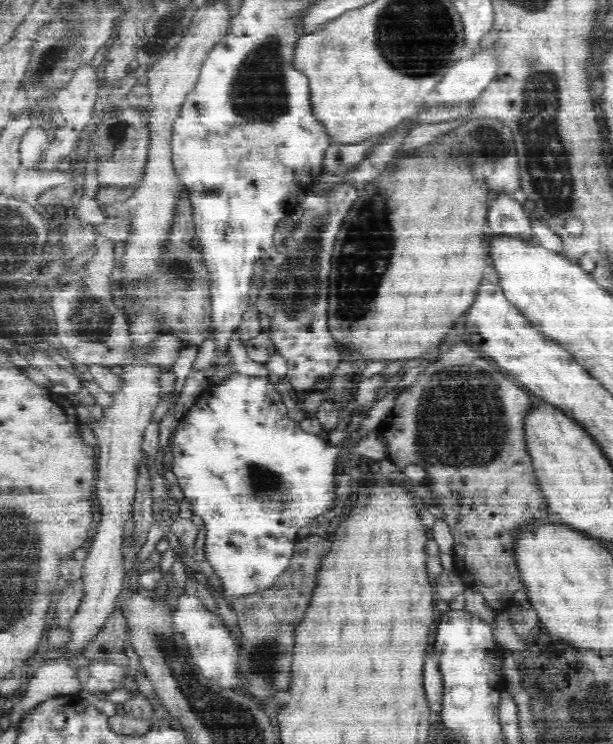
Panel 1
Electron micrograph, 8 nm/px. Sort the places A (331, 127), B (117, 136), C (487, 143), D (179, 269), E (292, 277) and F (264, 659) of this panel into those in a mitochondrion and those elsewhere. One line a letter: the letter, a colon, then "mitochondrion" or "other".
A: other
B: mitochondrion
C: mitochondrion
D: mitochondrion
E: mitochondrion
F: mitochondrion

